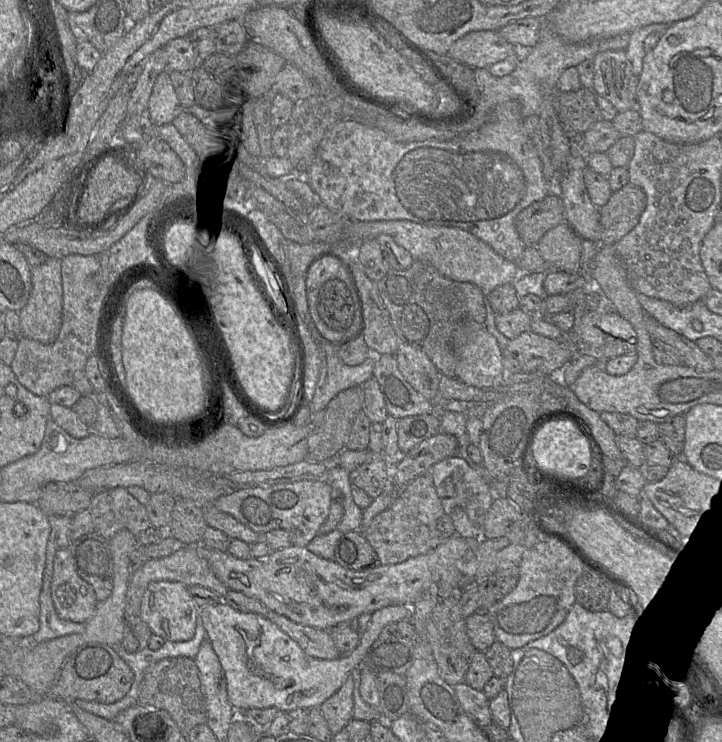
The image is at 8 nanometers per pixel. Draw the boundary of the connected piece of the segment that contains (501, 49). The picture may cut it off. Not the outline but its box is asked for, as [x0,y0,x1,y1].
[447,31,515,68]

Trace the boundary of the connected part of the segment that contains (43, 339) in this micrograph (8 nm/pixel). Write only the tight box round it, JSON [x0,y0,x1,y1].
[18,258,62,344]

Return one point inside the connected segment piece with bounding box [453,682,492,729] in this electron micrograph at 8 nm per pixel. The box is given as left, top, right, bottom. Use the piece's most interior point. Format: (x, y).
(475, 703)

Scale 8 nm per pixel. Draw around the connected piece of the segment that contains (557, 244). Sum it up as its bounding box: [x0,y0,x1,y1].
[536,222,582,273]

